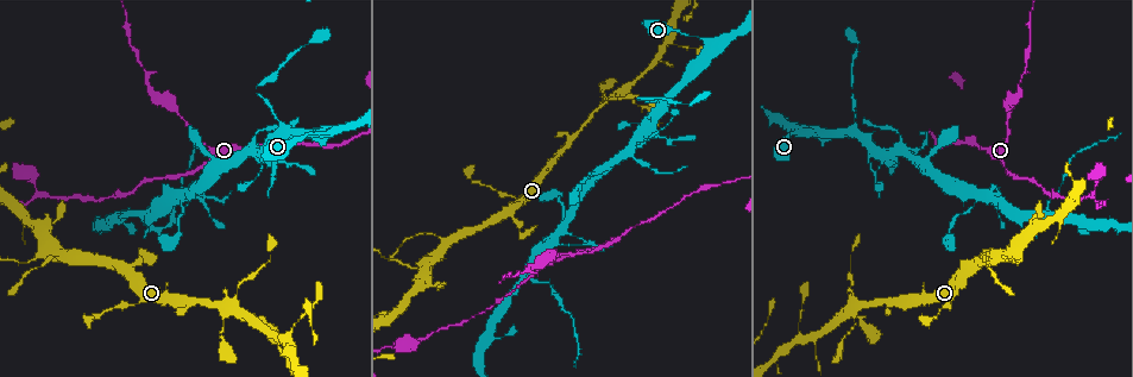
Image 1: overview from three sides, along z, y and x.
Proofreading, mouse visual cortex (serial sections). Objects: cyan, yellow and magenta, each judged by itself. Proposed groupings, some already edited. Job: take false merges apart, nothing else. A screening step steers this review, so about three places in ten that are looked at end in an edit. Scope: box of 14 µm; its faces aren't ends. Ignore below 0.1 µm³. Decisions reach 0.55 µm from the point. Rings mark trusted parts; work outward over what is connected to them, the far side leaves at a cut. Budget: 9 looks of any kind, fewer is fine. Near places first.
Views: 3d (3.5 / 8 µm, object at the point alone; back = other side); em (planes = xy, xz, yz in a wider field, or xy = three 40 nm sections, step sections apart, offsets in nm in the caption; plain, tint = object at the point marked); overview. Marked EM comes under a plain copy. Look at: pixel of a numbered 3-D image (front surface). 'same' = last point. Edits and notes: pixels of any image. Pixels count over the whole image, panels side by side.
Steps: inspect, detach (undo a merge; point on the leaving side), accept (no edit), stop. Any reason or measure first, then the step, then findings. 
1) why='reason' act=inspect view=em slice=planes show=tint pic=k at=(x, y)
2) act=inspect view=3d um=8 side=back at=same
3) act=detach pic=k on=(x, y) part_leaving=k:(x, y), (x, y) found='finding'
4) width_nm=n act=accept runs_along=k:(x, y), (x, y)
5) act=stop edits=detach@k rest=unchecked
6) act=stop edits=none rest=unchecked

why='thin neck' act=inspect view=3d um=8 pic=1 at=(854, 309)

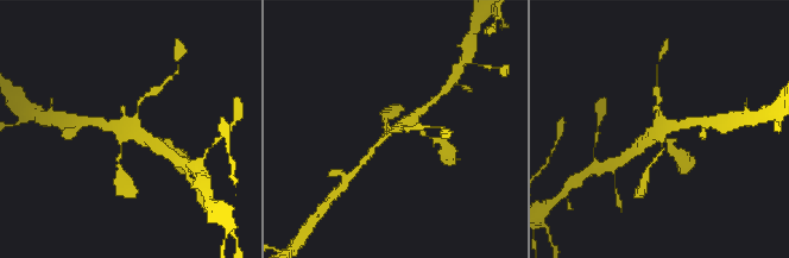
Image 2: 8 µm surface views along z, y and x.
why='need the tissue' act=inspect view=em slice=xy step=3 show=tint pic=2 at=(123, 127)

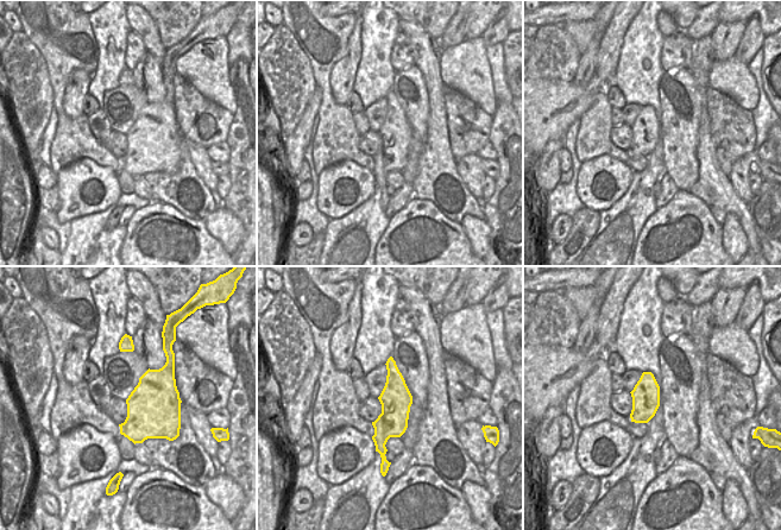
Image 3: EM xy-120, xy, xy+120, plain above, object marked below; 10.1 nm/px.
act=accept runs_along=2:(367, 158), (378, 142), (417, 115) found='one cell here'

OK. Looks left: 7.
why='thin arm on a thick one' act=inspect view=3d um=3.5 pic=1 at=(286, 131)

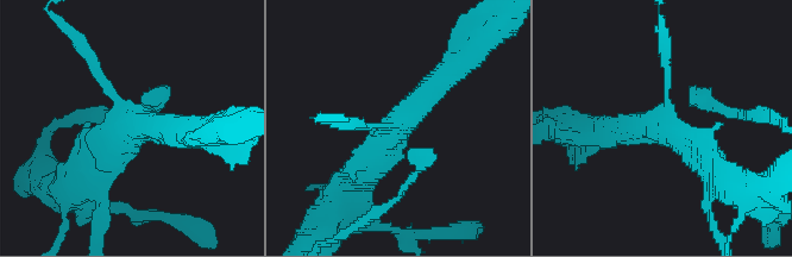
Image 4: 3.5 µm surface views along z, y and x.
arms=3 arm_widths_nm=100,350,450 why='now the EM' act=inspect view=em slice=xy step=3 show=tint pic=4 at=(399, 122)

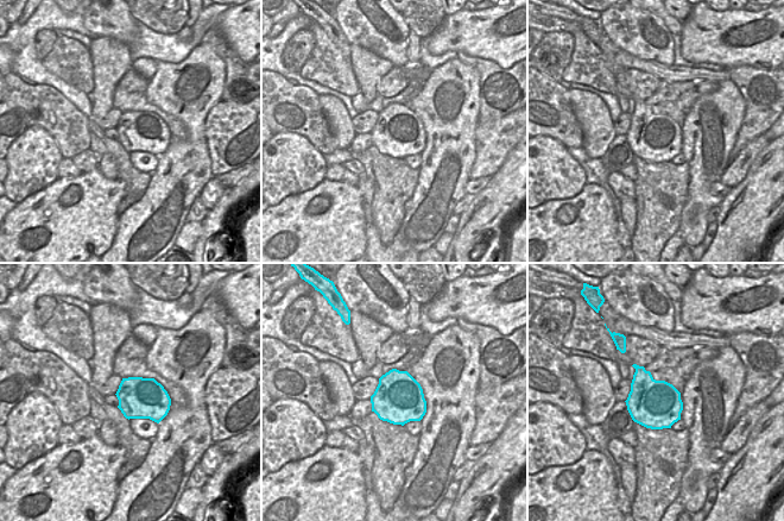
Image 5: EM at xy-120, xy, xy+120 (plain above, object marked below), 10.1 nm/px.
act=accept found='one cell here'

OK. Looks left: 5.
why='narrows sharply' act=inspect view=3d um=3.5 pic=1 at=(853, 88)

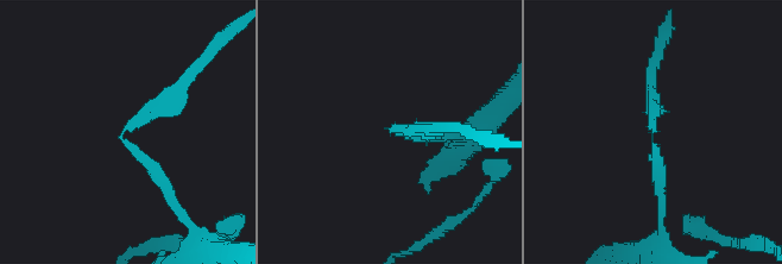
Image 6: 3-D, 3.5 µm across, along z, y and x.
arm_widths_nm=200,200 act=inspect view=em slice=xy step=5 show=tint pic=6 at=(653, 129)

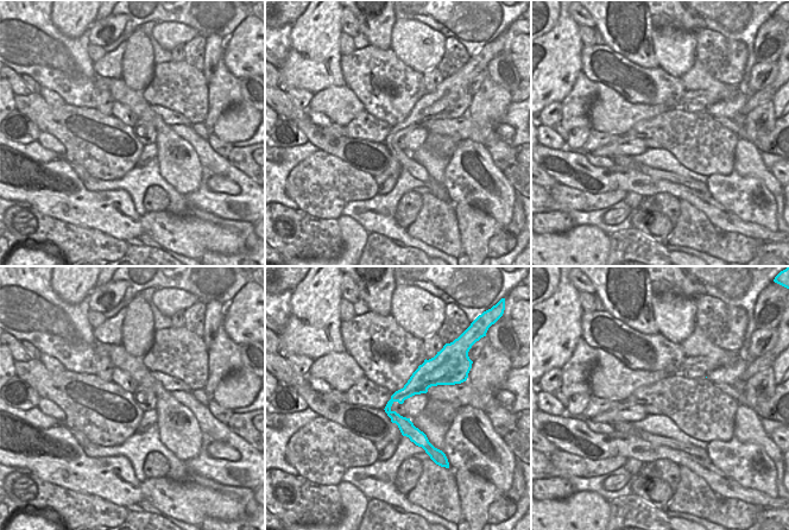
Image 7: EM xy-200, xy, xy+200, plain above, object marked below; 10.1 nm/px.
act=accept runs_along=6:(170, 196), (123, 131), (184, 80) found='continuous, no second cell'

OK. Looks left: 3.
why='a narrow waist' act=inspect view=3d um=3.5 pic=1 at=(563, 224)

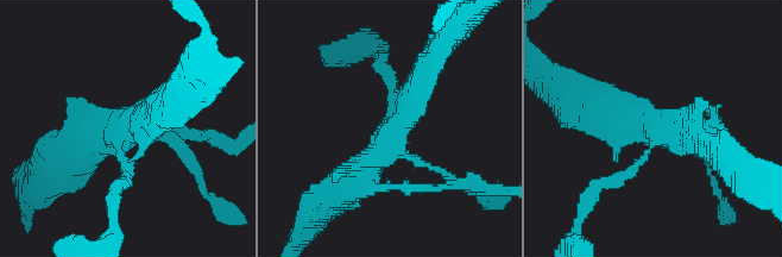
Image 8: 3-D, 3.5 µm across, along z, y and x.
why='now the EM' act=inspect view=em slice=xy step=2 show=tint pic=8 at=(126, 122)

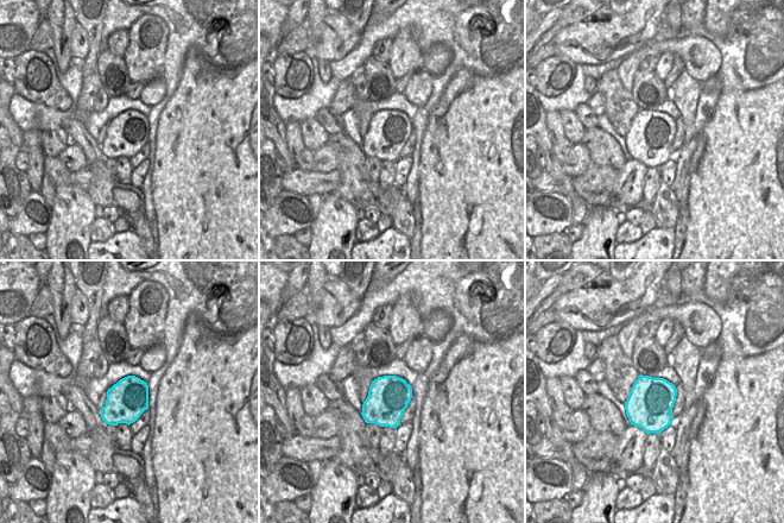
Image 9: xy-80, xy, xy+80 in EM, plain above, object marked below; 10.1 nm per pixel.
act=accept runs_along=8:(427, 66), (409, 114), (346, 188) found='one cell here'

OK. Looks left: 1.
act=stop edits=none rest=unchecked

